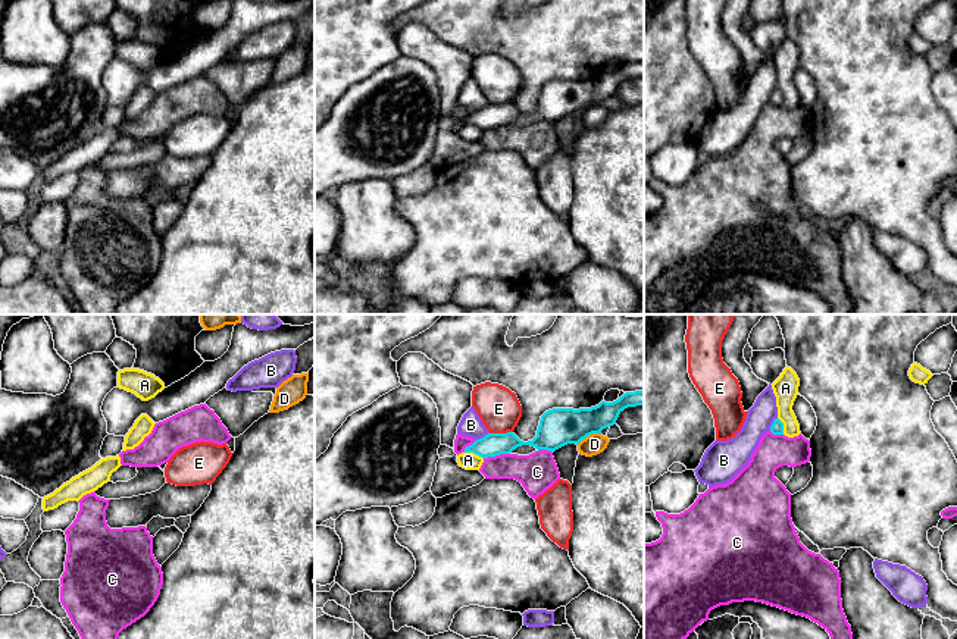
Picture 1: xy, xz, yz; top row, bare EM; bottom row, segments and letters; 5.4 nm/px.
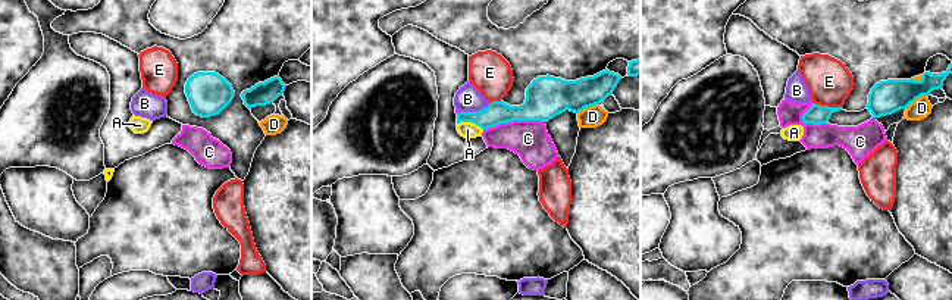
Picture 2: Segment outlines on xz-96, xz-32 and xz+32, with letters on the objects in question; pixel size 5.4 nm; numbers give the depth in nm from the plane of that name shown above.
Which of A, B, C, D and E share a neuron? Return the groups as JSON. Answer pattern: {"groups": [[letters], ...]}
{"groups": [["A"], ["B"], ["C"], ["D"], ["E"]]}

